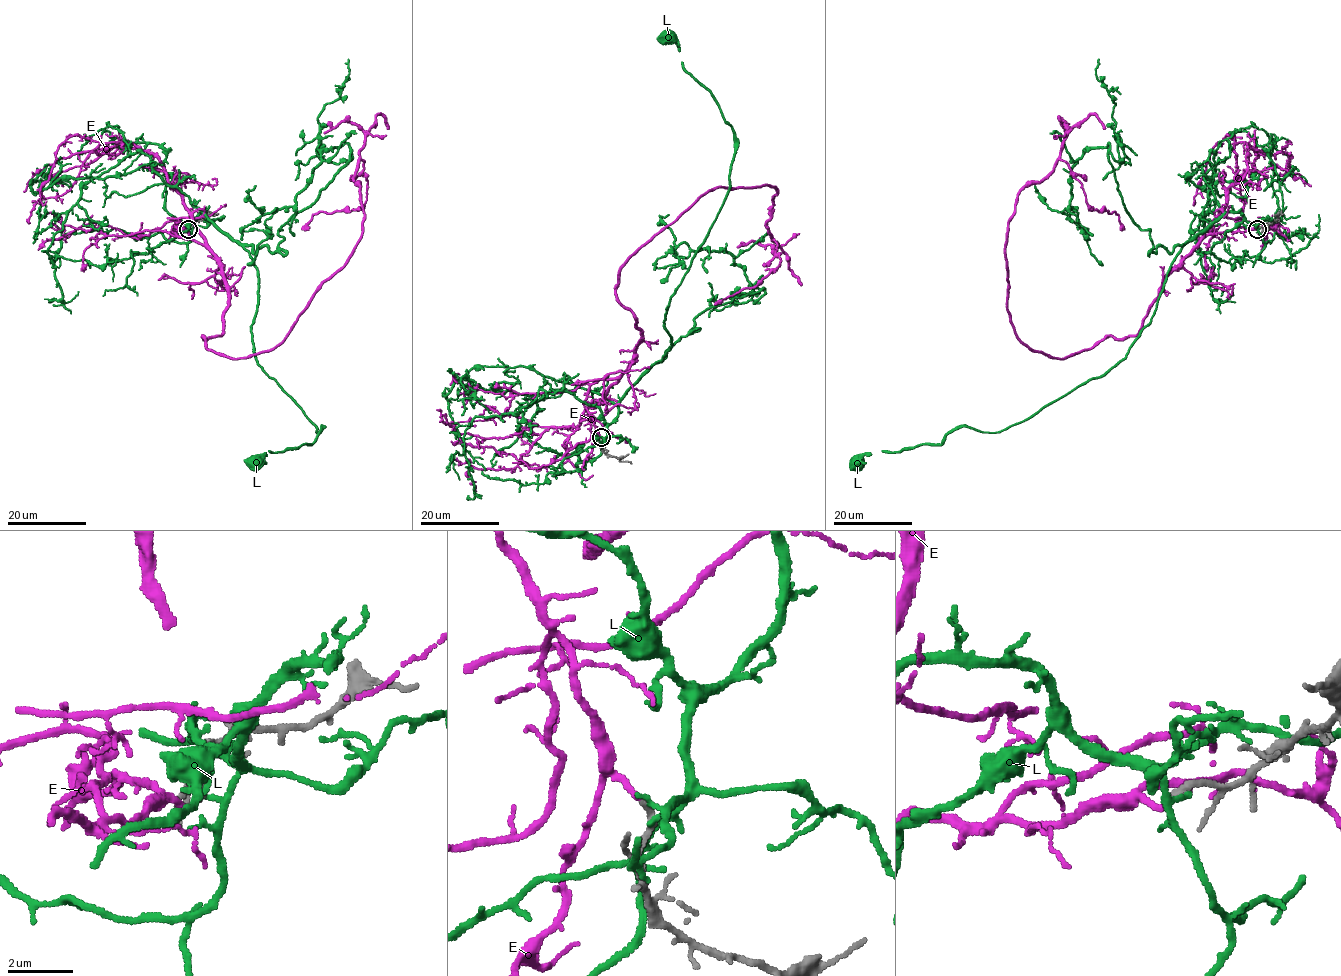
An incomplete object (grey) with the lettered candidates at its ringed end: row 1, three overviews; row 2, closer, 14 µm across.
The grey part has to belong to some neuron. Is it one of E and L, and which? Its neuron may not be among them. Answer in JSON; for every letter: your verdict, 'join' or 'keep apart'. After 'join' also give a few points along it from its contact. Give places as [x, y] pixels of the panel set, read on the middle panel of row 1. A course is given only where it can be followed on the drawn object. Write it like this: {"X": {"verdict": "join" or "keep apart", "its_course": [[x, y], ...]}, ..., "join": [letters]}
{"E": {"verdict": "join", "its_course": [[601, 437], [587, 389], [641, 339], [621, 266], [704, 193], [775, 187], [780, 265], [715, 304]]}, "L": {"verdict": "keep apart"}, "join": ["E"]}

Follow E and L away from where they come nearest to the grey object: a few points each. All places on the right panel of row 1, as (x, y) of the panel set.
E: (1257, 229), (1199, 239), (1138, 332), (1065, 358), (1030, 349), (1007, 310), (1017, 195), (1061, 159), (1124, 229)
L: (1259, 228), (1224, 212), (1189, 240), (1150, 322), (1103, 375), (997, 432), (952, 429), (940, 444), (860, 464)

